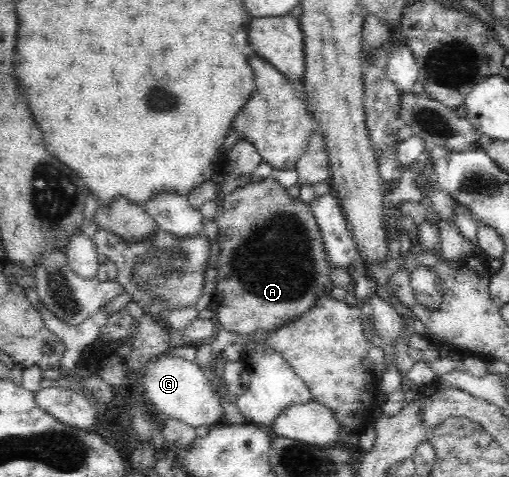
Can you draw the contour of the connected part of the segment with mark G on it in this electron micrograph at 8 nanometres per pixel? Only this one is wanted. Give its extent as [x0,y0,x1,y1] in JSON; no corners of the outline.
[139,354,223,429]

